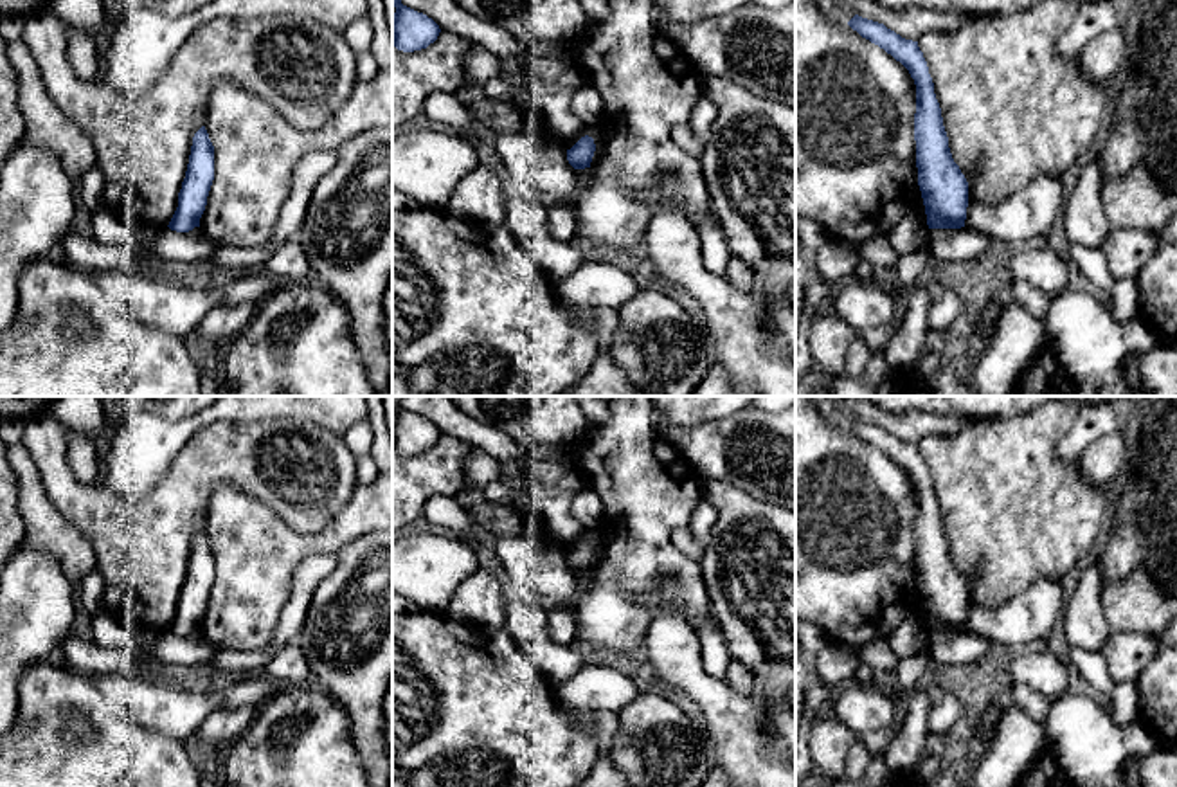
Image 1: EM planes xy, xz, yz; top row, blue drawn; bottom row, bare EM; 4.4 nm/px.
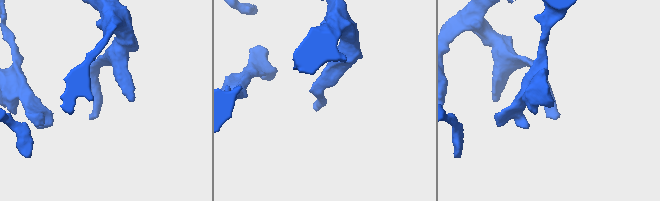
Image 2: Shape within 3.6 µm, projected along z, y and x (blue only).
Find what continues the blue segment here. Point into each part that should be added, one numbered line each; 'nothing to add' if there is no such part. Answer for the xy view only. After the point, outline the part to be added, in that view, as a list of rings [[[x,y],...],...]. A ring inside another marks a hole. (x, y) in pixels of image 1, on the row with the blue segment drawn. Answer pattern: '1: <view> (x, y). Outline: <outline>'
nothing to add

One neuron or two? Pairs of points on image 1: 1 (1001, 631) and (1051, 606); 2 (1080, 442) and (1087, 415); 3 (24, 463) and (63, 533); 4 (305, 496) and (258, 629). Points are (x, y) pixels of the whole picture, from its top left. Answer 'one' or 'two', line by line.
1: one
2: one
3: one
4: two

